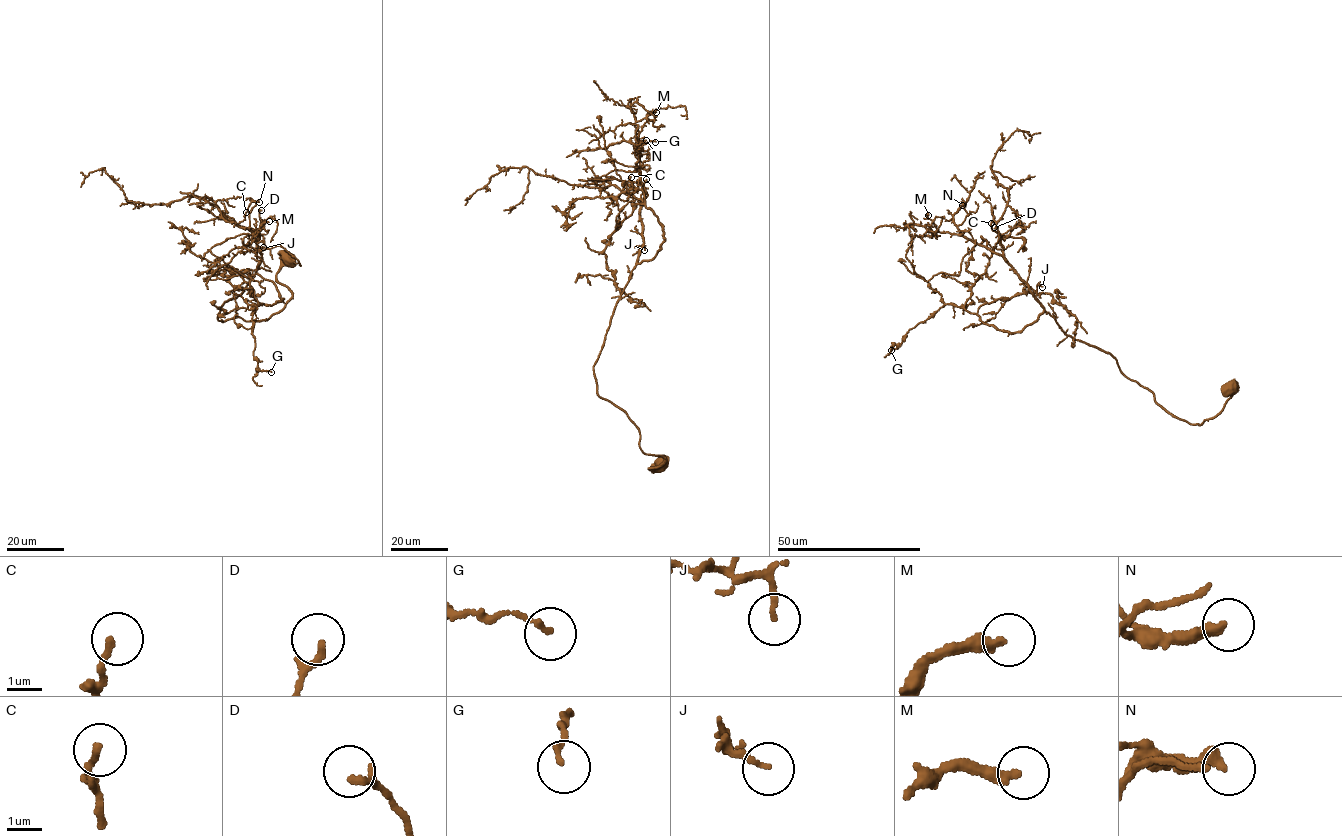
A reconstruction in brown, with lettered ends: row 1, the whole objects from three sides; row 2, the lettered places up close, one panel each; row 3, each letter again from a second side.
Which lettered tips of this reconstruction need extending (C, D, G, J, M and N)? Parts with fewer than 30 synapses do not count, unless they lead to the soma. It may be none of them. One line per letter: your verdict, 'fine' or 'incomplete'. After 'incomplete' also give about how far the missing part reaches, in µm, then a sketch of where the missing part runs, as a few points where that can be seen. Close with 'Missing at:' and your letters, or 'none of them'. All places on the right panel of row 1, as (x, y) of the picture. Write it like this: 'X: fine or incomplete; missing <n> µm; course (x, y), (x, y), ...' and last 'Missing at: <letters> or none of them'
C: fine
D: fine
G: fine
J: fine
M: fine
N: fine
Missing at: none of them

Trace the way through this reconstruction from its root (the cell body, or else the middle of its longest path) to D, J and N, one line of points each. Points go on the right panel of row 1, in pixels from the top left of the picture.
D: (1230, 389), (1200, 424), (1172, 416), (1114, 357), (1065, 333), (995, 247), (994, 227)
J: (1230, 389), (1200, 424), (1172, 416), (1114, 357), (1065, 333), (1036, 297), (1042, 287)
N: (1230, 389), (1200, 424), (1172, 416), (1114, 357), (1065, 333), (1006, 259), (965, 238), (962, 205)

